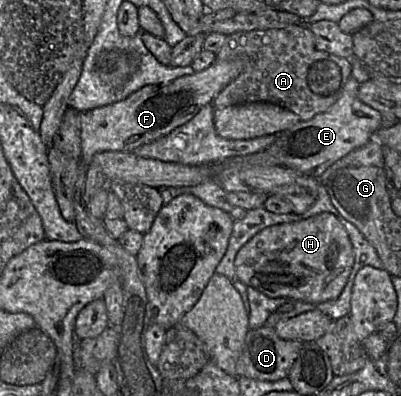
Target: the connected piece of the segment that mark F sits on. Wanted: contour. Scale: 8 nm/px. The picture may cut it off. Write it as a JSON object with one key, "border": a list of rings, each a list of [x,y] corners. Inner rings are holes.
{"border":[[[248,58],[216,61],[205,70],[180,77],[168,84],[145,85],[123,100],[81,112],[81,150],[82,161],[86,165],[86,175],[92,158],[96,153],[105,151],[133,152],[139,146],[164,137],[177,127],[190,121],[203,106],[213,104],[213,100],[217,95],[250,65],[251,60]]]}

